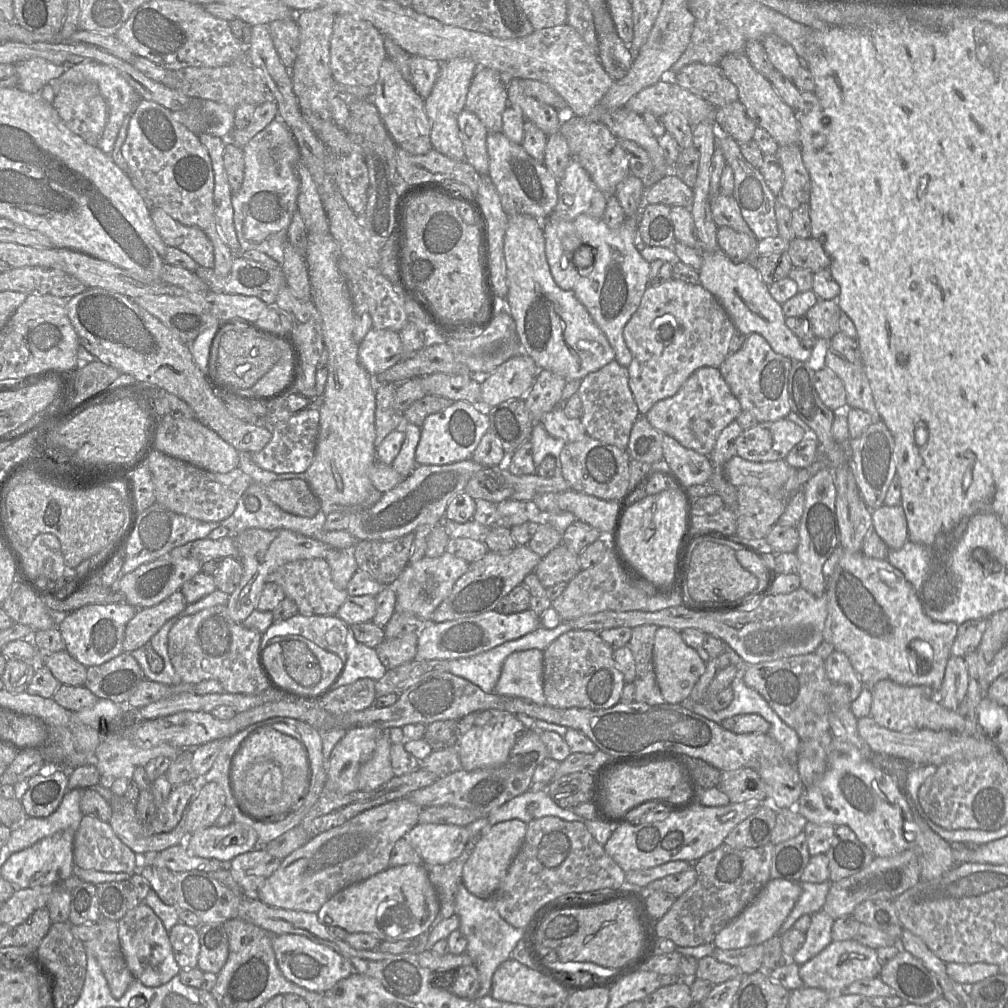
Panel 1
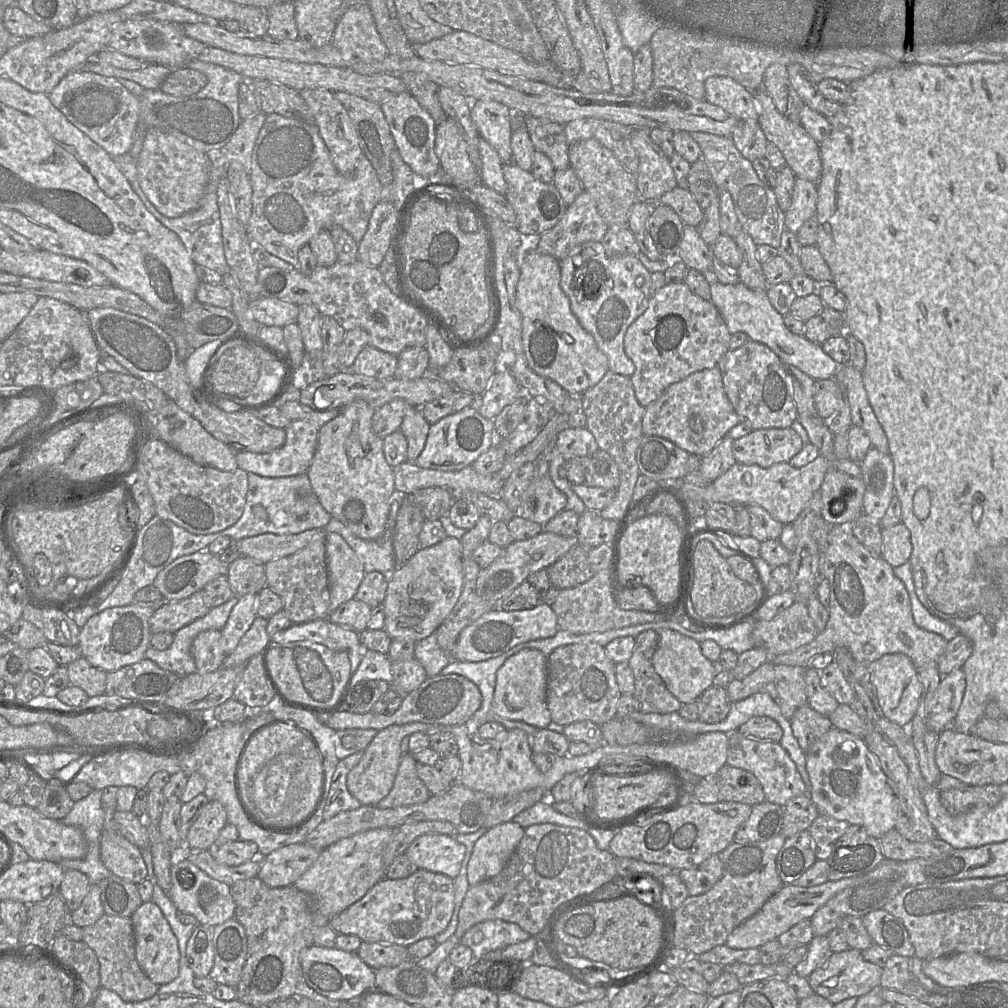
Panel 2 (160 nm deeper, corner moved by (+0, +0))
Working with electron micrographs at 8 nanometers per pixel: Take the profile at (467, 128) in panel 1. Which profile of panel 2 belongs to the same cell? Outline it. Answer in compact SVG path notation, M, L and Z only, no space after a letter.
M483 138L479 139L479 154L482 161L480 181L489 188L505 195L507 182L503 173L503 162L496 150Z

